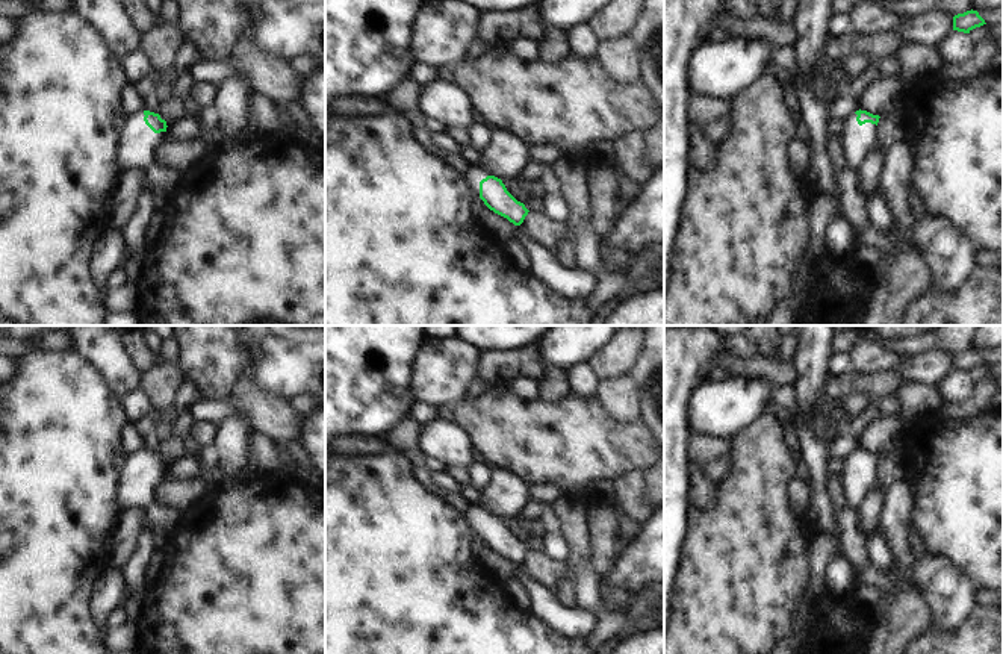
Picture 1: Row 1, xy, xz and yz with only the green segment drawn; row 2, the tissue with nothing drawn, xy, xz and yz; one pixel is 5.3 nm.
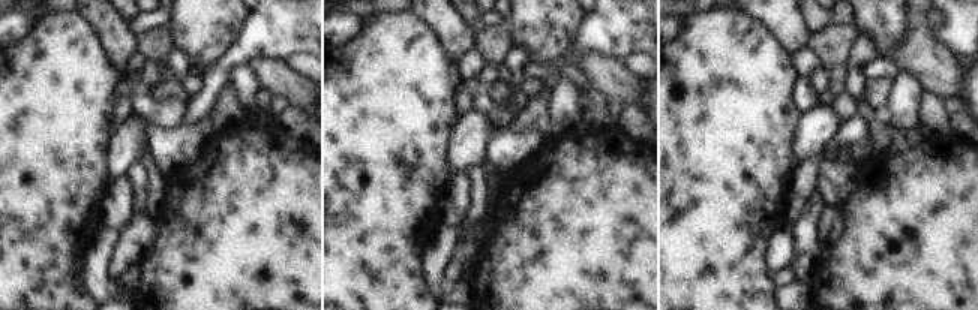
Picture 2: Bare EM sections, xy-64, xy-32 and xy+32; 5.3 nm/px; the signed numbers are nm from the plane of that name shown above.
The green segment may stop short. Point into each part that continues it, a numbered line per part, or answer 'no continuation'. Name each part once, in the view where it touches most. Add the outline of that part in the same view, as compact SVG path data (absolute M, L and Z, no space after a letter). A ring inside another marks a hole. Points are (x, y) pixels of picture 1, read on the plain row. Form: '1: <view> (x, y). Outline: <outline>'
1: xy (135, 485). Outline: M144 450L130 453L115 481L115 503L129 509L145 509L154 501L154 489L160 484L166 471L154 472L144 460Z

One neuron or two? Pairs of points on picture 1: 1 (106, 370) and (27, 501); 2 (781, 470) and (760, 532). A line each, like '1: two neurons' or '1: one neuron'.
1: two neurons
2: one neuron

